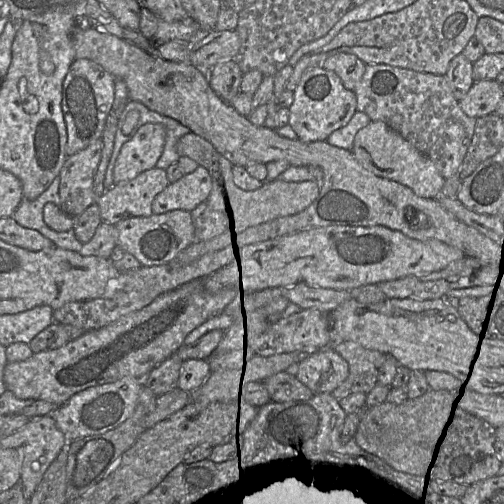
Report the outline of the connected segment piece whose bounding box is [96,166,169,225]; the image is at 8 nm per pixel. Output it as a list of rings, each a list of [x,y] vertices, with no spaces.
[[[157,166],[130,181],[115,184],[96,201],[102,221],[116,225],[125,219],[152,215],[154,198],[168,185],[166,170]]]

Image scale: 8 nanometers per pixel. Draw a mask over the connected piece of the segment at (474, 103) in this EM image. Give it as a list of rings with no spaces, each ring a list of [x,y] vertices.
[[[495,80],[474,81],[465,95],[456,99],[459,108],[469,117],[490,113],[502,95]]]

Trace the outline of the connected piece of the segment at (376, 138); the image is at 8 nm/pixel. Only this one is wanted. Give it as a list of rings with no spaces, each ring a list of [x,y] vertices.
[[[370,121],[355,134],[351,153],[366,170],[407,186],[420,197],[437,198],[440,194],[443,177],[433,162],[382,121]]]

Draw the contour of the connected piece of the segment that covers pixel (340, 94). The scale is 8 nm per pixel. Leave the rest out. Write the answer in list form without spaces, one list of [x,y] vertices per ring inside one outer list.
[[[324,68],[307,70],[294,90],[294,100],[289,107],[289,124],[303,142],[325,141],[328,135],[348,123],[356,112],[356,96],[344,87],[340,78],[333,71]]]

